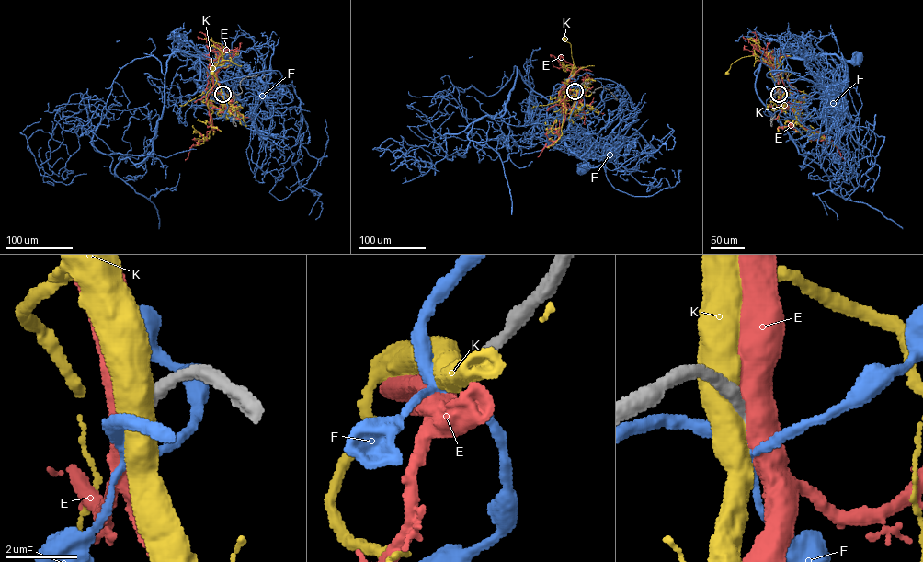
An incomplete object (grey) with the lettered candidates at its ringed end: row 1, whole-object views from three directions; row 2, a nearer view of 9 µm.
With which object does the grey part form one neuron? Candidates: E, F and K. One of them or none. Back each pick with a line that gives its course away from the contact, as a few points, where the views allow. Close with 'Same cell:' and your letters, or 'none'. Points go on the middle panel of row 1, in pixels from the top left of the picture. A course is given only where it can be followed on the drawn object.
F: it runs (575, 91), (575, 86), (567, 87), (557, 84), (552, 91), (552, 103), (586, 146), (582, 168)
Same cell: F

